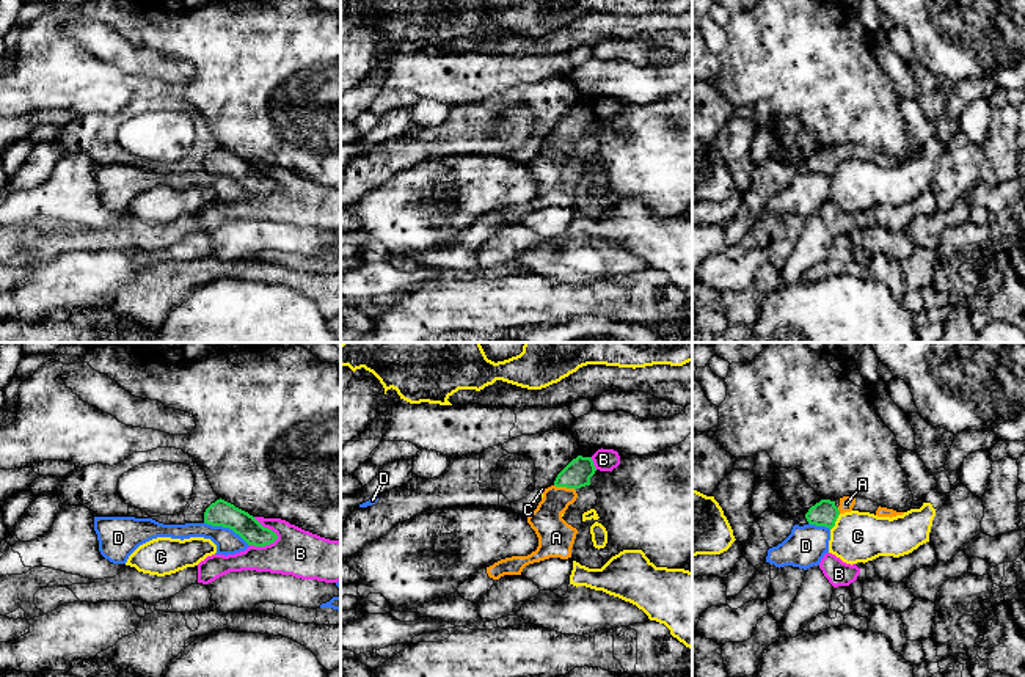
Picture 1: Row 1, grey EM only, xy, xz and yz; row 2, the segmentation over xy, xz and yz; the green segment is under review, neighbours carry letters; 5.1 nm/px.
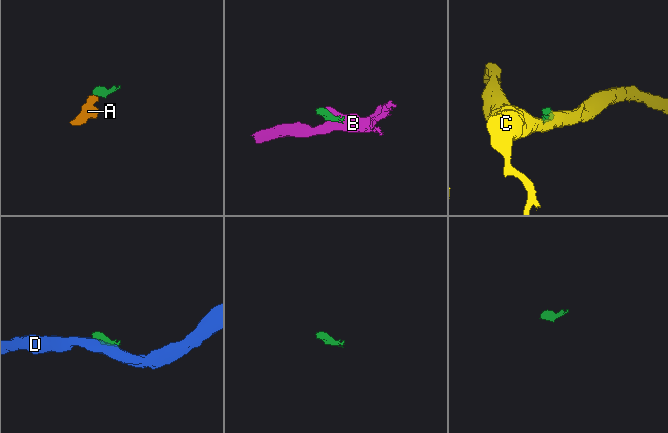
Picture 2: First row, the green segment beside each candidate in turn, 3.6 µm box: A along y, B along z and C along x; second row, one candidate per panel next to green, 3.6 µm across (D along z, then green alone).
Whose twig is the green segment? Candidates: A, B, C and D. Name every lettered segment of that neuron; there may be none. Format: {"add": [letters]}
{"add": ["A"]}

